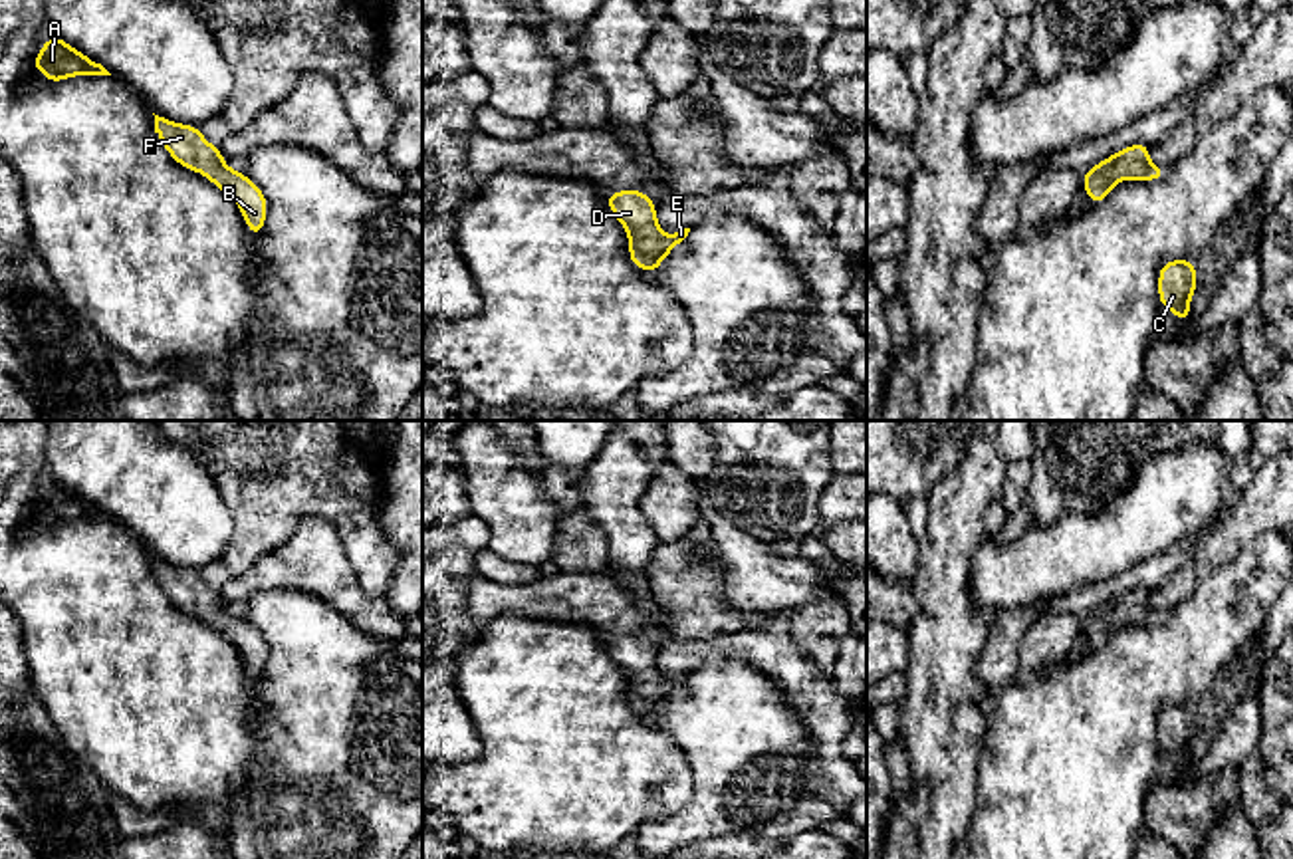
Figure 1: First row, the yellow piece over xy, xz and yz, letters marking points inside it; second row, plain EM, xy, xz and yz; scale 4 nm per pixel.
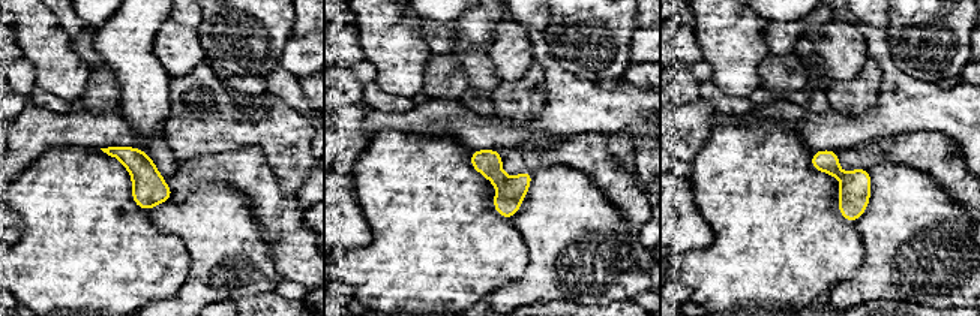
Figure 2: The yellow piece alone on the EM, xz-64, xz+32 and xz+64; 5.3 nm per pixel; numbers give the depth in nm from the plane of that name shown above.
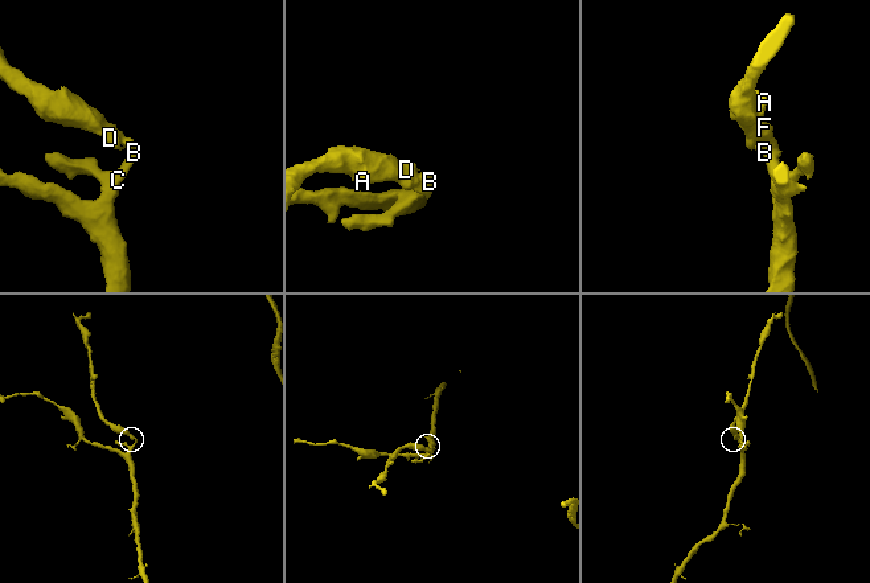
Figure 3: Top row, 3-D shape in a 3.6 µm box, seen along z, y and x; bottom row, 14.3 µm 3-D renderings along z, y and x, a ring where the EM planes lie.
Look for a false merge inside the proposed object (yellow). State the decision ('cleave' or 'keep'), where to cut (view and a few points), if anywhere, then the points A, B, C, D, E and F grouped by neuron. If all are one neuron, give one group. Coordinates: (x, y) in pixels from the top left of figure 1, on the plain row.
keep | no cut | A B C D E F

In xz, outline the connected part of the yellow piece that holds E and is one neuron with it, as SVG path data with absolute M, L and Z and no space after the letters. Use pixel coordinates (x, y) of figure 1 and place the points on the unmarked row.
M639 633L607 637L607 651L627 673L631 708L648 718L656 718L664 700L690 676L690 673L684 673L664 680L656 665L654 645Z

